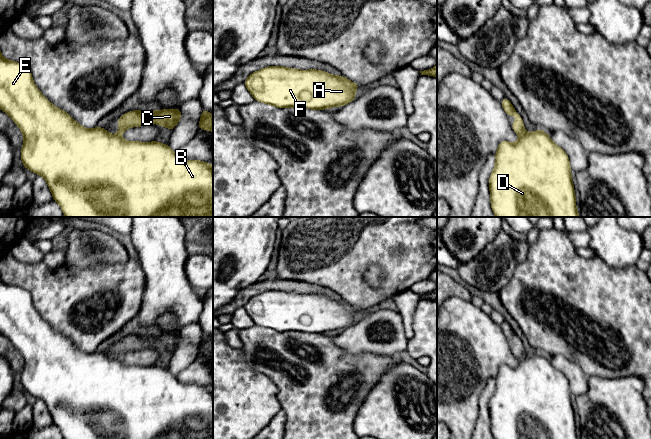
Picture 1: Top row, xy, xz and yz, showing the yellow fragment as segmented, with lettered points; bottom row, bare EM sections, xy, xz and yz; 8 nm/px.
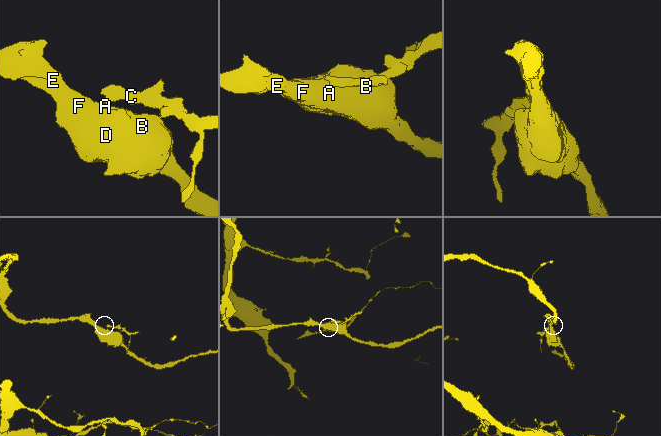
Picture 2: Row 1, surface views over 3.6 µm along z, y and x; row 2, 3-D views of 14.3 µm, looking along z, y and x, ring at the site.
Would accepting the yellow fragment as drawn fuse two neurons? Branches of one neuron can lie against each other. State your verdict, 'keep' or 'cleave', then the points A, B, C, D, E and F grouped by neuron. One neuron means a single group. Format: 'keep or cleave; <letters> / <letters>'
cleave; A B D E F / C

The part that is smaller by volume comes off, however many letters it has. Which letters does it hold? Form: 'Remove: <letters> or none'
Remove: C

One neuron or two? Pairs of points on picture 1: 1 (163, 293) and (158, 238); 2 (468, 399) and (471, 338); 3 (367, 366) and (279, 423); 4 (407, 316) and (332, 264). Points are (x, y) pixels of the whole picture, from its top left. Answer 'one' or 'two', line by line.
1: one
2: one
3: two
4: two

